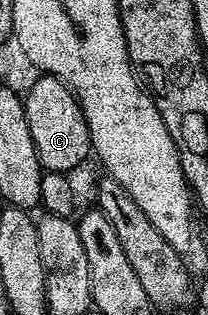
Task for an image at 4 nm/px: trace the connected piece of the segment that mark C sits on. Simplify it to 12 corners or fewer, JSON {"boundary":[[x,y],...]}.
{"boundary":[[42,74],[24,95],[43,171],[69,175],[92,147],[74,91]]}

